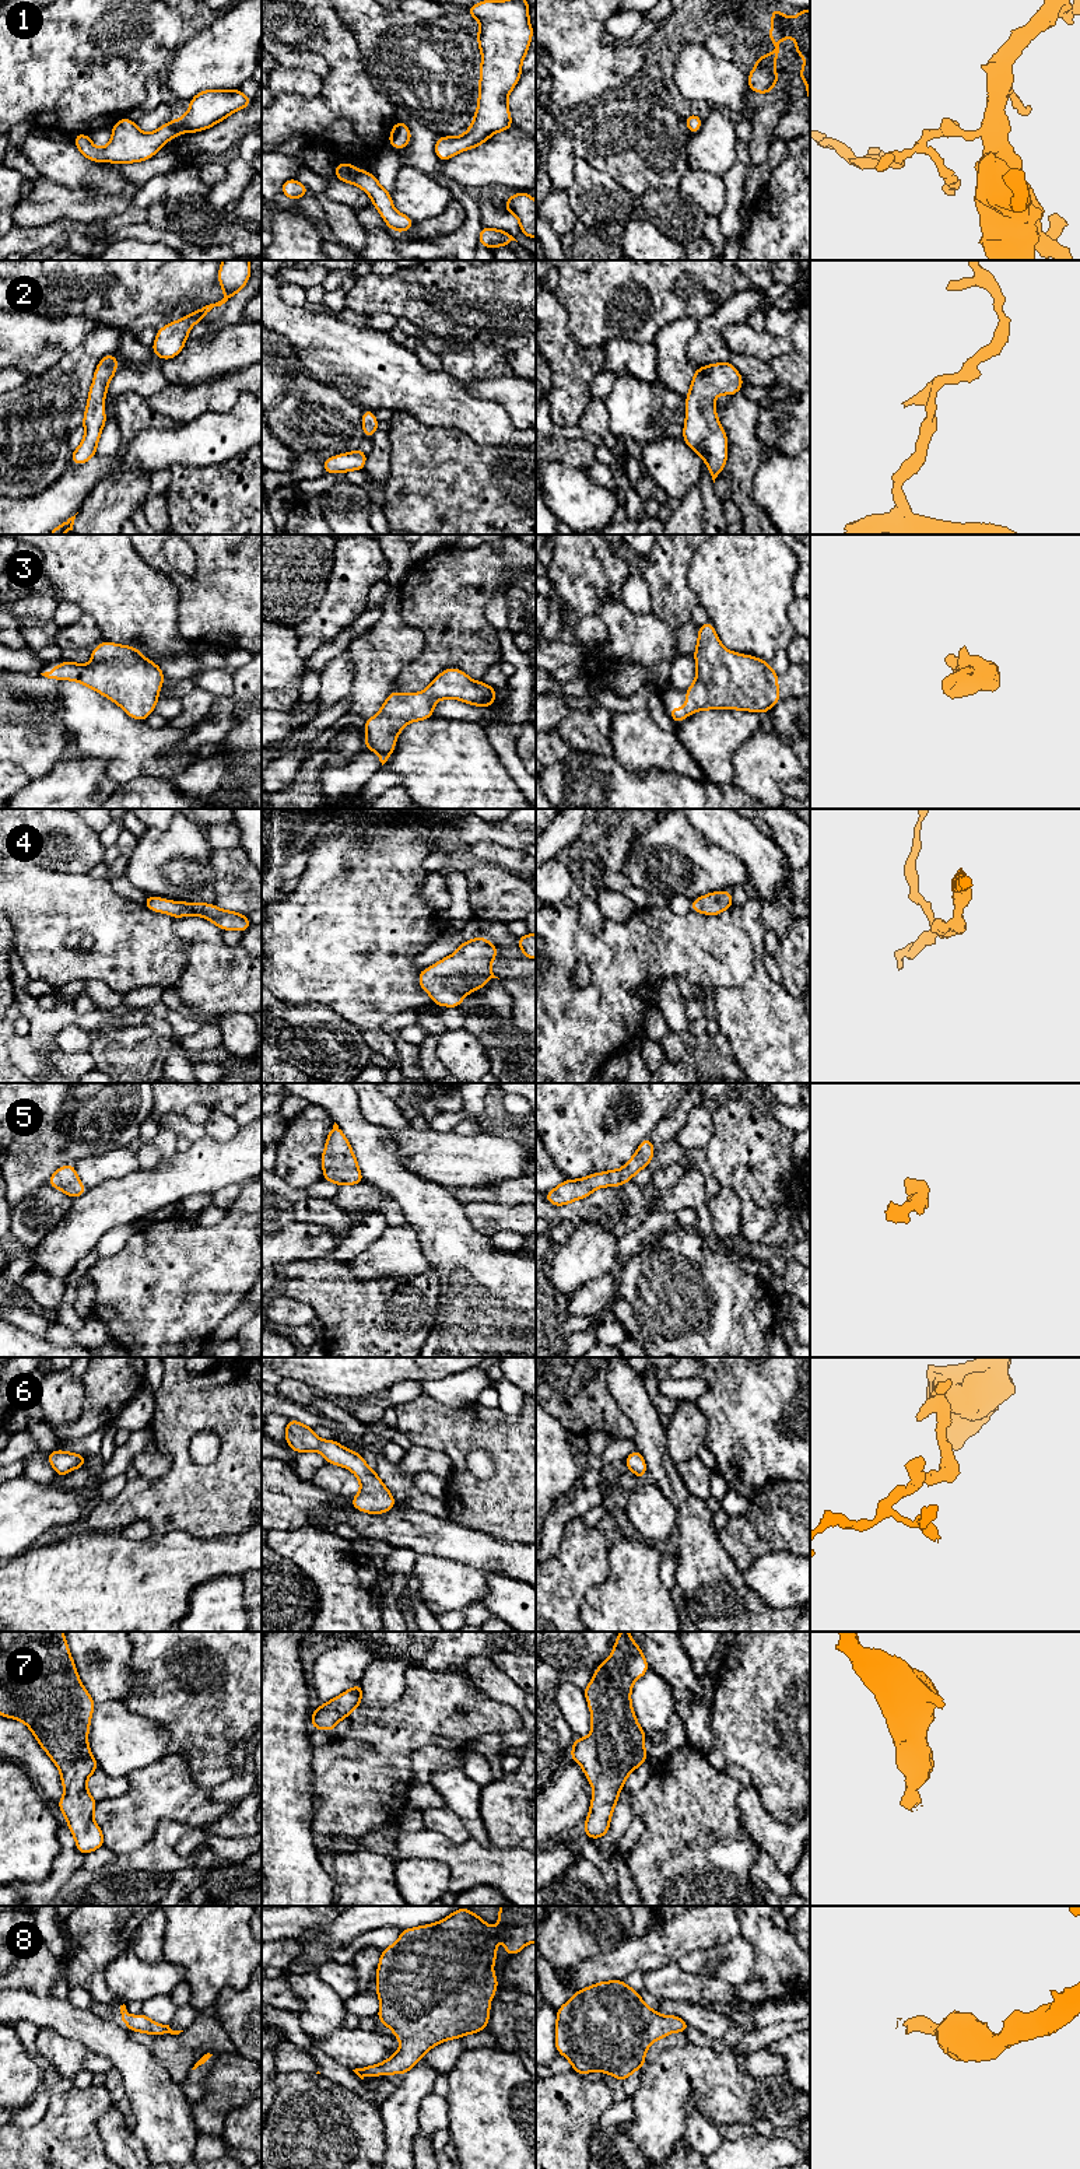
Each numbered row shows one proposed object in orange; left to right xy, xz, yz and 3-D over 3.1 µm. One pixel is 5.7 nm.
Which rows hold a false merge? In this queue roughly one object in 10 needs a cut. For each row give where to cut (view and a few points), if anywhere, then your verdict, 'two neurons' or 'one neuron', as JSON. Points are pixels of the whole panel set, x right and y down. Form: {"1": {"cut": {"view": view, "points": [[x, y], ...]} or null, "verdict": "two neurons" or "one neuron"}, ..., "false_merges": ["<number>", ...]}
{"1": {"cut": null, "verdict": "one neuron"}, "2": {"cut": null, "verdict": "one neuron"}, "3": {"cut": null, "verdict": "one neuron"}, "4": {"cut": null, "verdict": "one neuron"}, "5": {"cut": null, "verdict": "one neuron"}, "6": {"cut": null, "verdict": "one neuron"}, "7": {"cut": null, "verdict": "one neuron"}, "8": {"cut": null, "verdict": "one neuron"}, "false_merges": []}

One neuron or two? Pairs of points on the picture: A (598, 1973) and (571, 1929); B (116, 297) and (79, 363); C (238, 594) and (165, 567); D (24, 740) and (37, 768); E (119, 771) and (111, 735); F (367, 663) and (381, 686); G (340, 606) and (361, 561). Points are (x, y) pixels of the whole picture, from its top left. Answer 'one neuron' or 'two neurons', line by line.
A: two neurons
B: two neurons
C: one neuron
D: one neuron
E: one neuron
F: one neuron
G: one neuron

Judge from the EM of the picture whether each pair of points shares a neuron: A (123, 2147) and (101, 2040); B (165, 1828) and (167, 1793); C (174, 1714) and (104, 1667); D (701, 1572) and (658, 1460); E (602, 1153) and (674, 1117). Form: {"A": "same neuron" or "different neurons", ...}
{"A": "different neurons", "B": "different neurons", "C": "different neurons", "D": "same neuron", "E": "different neurons"}

